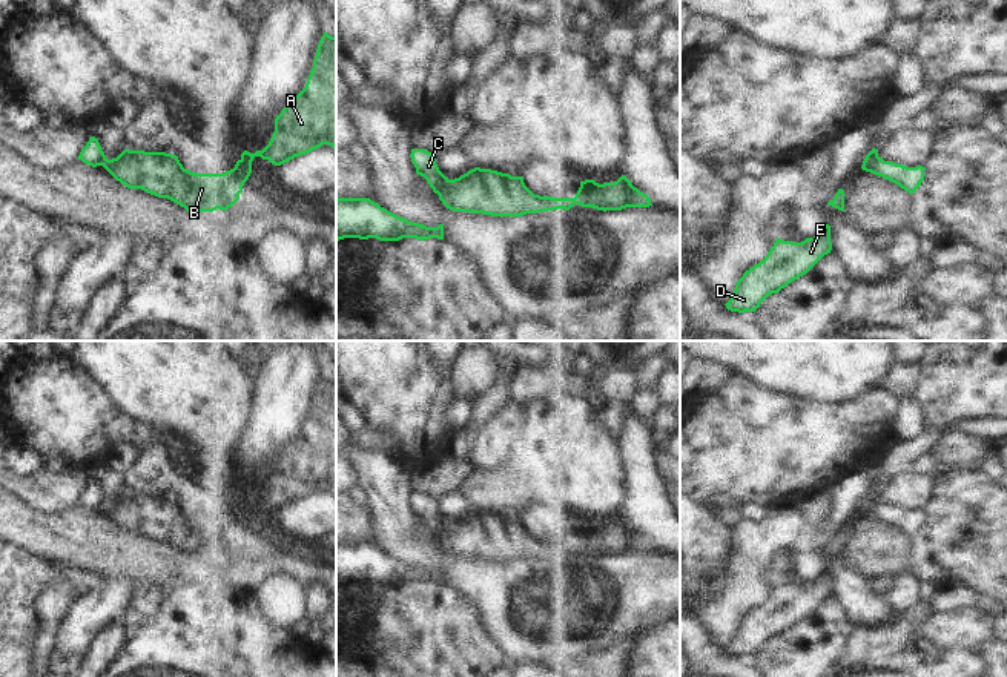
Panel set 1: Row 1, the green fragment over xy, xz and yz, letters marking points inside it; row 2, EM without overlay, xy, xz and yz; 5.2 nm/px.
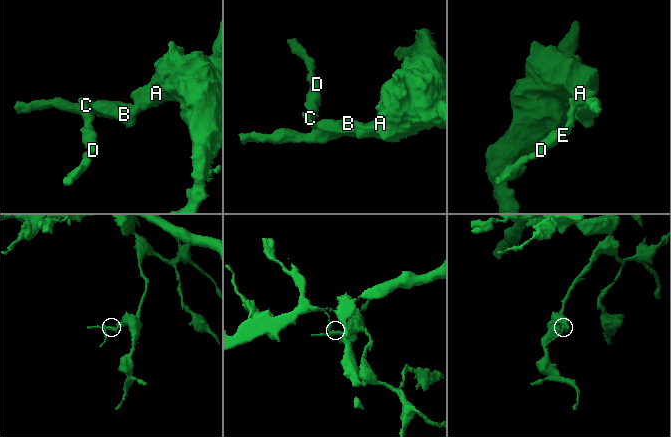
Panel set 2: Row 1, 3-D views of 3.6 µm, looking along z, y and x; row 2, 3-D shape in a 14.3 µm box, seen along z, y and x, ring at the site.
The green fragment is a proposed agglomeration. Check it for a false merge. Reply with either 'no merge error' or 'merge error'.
merge error

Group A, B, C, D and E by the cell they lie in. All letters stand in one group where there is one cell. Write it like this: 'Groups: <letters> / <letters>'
Groups: A B / C D E

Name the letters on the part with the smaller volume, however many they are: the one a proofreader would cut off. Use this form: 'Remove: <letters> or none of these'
Remove: C, D, E

